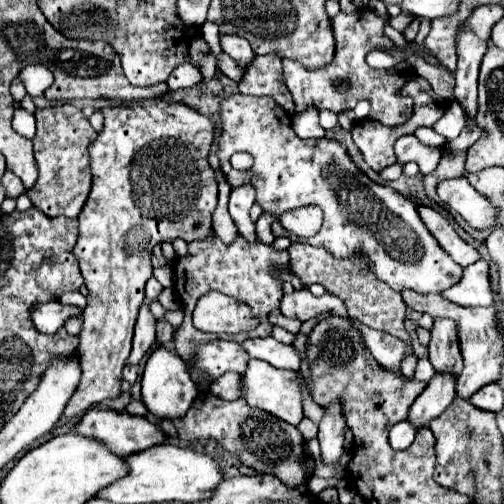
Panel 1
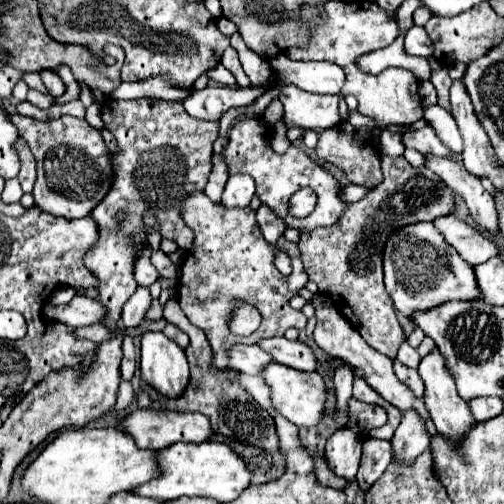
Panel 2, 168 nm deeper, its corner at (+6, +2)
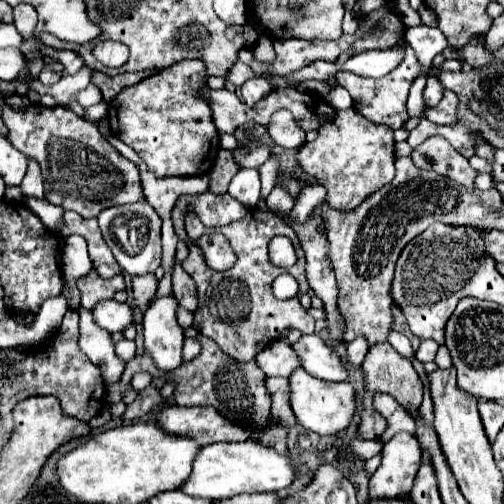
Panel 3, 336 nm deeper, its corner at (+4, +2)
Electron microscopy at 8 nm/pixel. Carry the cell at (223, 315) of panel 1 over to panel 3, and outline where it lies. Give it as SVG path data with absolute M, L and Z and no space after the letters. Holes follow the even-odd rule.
M199 336L201 342L201 354L193 358L191 362L185 362L179 366L179 370L163 372L161 376L169 376L167 382L175 382L175 402L179 406L215 406L225 418L235 422L247 422L255 428L265 426L267 416L271 412L271 396L265 386L267 376L259 366L253 362L235 362L235 358L229 358L221 352L221 348L207 336Z

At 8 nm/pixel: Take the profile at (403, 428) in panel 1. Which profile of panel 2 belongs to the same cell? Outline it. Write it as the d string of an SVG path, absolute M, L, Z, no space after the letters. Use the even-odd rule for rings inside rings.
M375 438L363 440L363 458L357 472L357 482L363 492L367 492L367 488L383 474L391 458L393 458L391 440L375 440Z

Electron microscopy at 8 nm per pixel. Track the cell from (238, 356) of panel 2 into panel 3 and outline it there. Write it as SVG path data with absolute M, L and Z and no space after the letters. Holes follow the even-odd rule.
M285 340L271 342L271 346L261 350L257 354L257 364L267 376L285 376L285 378L289 378L295 372L295 368L301 368L299 356Z

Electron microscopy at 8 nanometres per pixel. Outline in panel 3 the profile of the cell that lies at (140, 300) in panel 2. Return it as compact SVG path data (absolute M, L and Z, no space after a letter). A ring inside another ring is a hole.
M147 274L147 276L133 278L133 282L131 282L133 292L131 292L131 296L135 298L135 304L145 308L147 302L151 302L151 298L157 292L157 284L159 284L159 280L157 280L155 274Z

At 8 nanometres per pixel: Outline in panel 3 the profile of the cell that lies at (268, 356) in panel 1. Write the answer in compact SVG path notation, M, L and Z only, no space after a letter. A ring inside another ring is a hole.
M307 334L301 336L297 344L293 344L297 356L301 358L303 368L321 380L331 380L331 382L347 382L349 372L347 366L343 364L341 356L335 352L331 344L321 340L317 334Z

